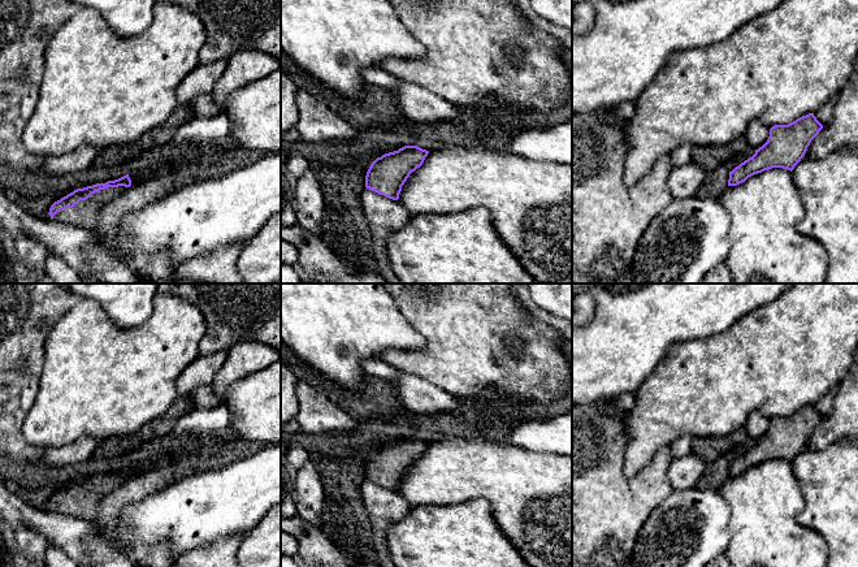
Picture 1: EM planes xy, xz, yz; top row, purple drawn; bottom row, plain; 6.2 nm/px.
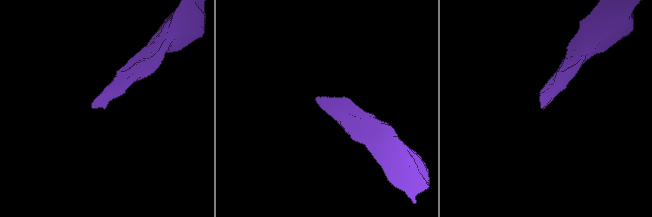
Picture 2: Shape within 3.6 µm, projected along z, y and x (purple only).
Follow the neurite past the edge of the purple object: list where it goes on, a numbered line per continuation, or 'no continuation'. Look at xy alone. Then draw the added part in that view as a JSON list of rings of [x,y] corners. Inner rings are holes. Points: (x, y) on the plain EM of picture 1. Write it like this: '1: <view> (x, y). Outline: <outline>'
1: xy (85, 505). Outline: [[[125,477],[100,481],[88,490],[81,492],[73,499],[61,501],[52,511],[96,523],[99,505],[117,492],[126,481],[127,479]]]

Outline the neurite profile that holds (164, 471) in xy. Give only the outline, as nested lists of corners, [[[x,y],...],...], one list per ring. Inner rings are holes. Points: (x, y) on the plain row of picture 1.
[[[166,455],[156,458],[144,475],[127,479],[117,492],[99,505],[98,527],[104,533],[122,527],[122,512],[129,505],[165,489],[181,477],[202,471],[202,460],[196,455],[186,455],[178,460]]]

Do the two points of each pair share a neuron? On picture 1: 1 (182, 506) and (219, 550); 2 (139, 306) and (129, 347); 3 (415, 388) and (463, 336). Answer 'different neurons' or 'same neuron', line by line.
1: different neurons
2: different neurons
3: different neurons

